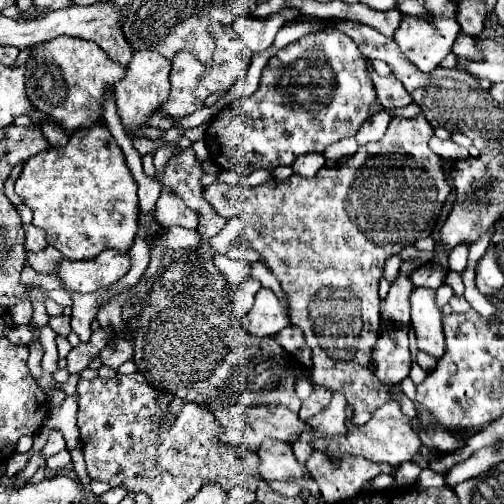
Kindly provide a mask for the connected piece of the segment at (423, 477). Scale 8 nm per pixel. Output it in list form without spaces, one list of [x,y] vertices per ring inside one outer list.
[[[424,468],[418,477],[418,483],[420,483],[420,487],[427,489],[433,487],[444,487],[446,485],[446,479],[444,479],[444,475],[440,475],[440,473],[436,473],[436,471],[432,471],[431,468]]]

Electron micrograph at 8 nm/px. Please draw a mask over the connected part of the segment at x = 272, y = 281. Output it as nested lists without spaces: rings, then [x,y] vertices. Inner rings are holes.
[[[256,262],[251,264],[250,276],[259,280],[262,287],[271,289],[280,300],[284,300],[283,304],[287,305],[287,298],[281,288],[280,282],[263,263]]]

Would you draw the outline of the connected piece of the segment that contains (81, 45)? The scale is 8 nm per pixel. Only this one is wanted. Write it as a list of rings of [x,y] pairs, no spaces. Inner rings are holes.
[[[56,37],[30,47],[26,61],[26,95],[30,103],[58,121],[64,129],[90,127],[102,117],[102,95],[114,87],[126,73],[96,43],[78,37]]]

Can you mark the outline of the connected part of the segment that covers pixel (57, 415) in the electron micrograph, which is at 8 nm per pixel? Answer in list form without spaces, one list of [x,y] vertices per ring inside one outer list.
[[[76,395],[67,396],[60,406],[50,409],[45,425],[63,432],[68,451],[82,445],[80,435],[78,435],[78,427],[76,427],[76,409],[78,409]]]

